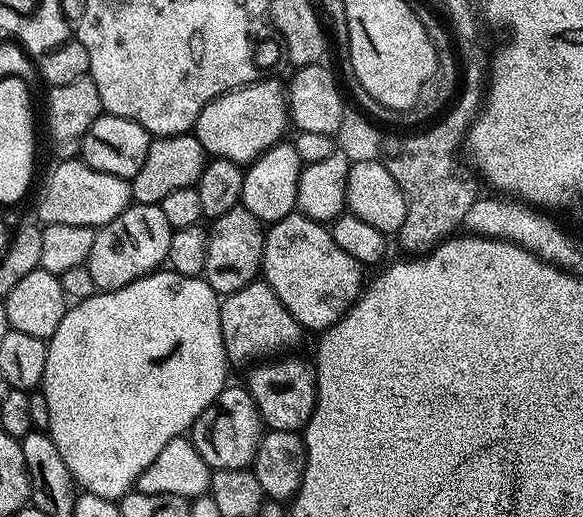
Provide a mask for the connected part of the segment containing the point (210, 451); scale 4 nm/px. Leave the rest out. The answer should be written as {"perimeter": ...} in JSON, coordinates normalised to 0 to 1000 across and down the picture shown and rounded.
{"perimeter":[[[398,743],[386,749],[369,778],[334,812],[326,830],[326,849],[360,907],[412,907],[434,896],[451,828],[441,785],[425,754]]]}

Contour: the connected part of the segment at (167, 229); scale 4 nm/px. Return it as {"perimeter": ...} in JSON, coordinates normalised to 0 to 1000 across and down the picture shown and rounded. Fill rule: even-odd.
{"perimeter":[[[228,393],[202,422],[165,443],[148,528],[170,563],[201,565],[245,534],[261,532],[286,505],[297,447],[273,395]]]}

